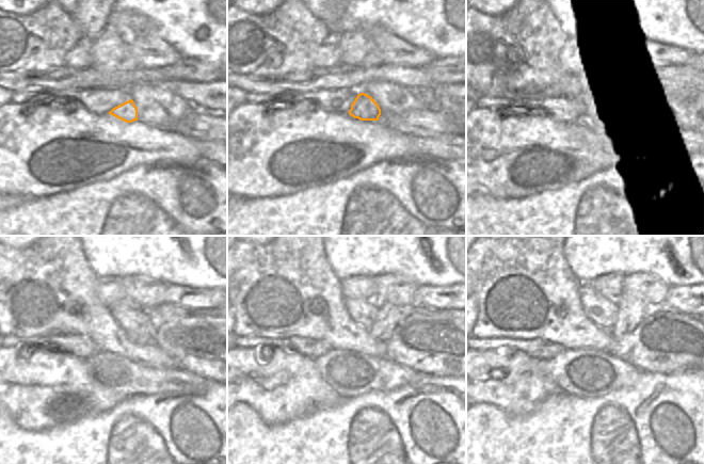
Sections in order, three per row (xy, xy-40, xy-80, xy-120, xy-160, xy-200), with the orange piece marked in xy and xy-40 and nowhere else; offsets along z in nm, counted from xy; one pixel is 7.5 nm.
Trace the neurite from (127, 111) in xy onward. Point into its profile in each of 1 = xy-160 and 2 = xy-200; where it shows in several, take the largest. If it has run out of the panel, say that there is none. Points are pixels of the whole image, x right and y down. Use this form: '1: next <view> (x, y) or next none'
1: next xy-160 (389, 316)
2: next xy-200 (632, 310)

